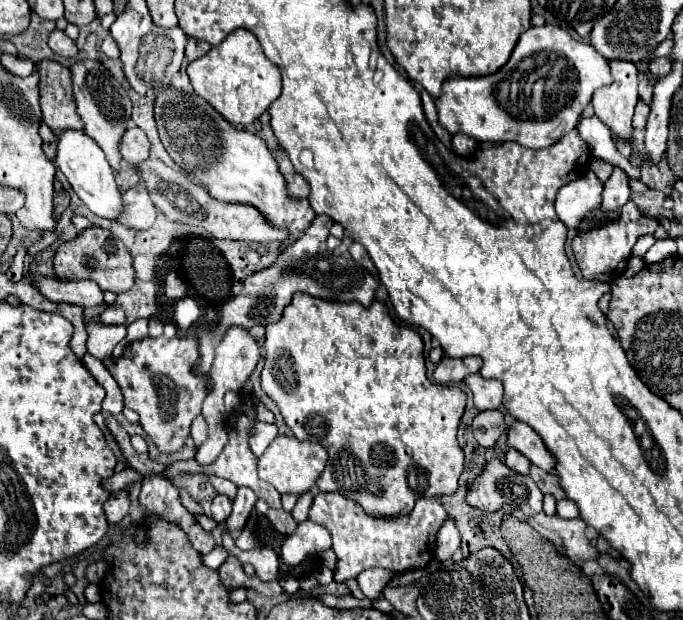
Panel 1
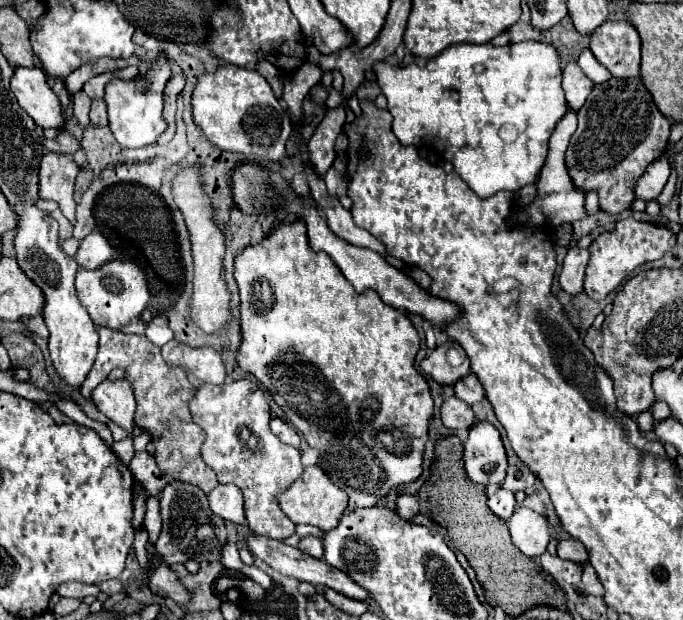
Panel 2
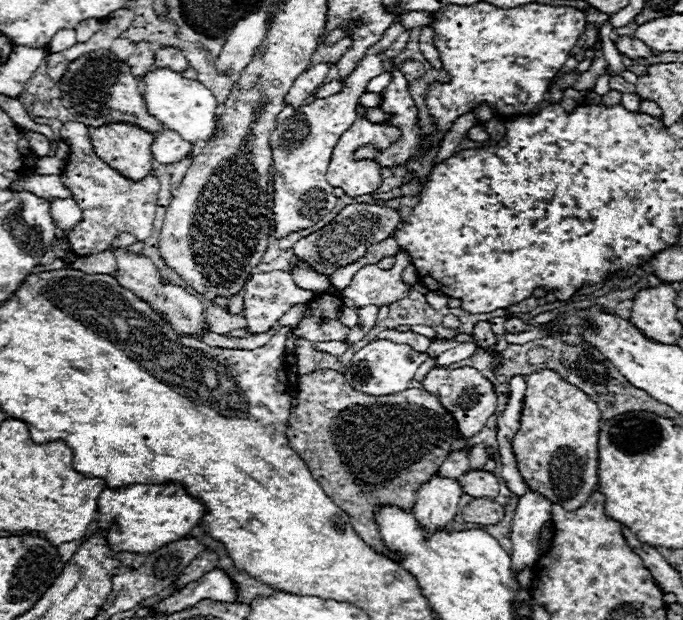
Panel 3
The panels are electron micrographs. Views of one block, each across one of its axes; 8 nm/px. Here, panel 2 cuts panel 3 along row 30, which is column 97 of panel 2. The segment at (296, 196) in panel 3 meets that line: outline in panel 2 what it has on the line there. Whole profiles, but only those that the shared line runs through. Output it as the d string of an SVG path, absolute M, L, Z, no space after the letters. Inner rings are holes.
M126 378L122 380L104 380L92 390L92 402L96 408L106 414L118 426L132 430L134 426L134 394Z

